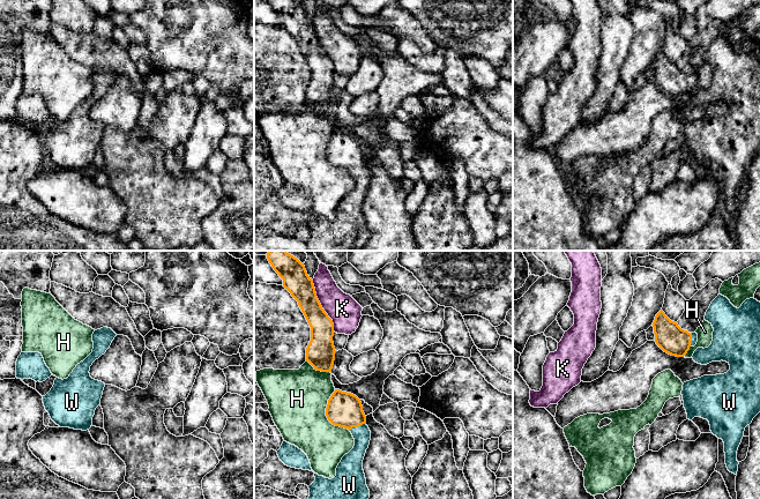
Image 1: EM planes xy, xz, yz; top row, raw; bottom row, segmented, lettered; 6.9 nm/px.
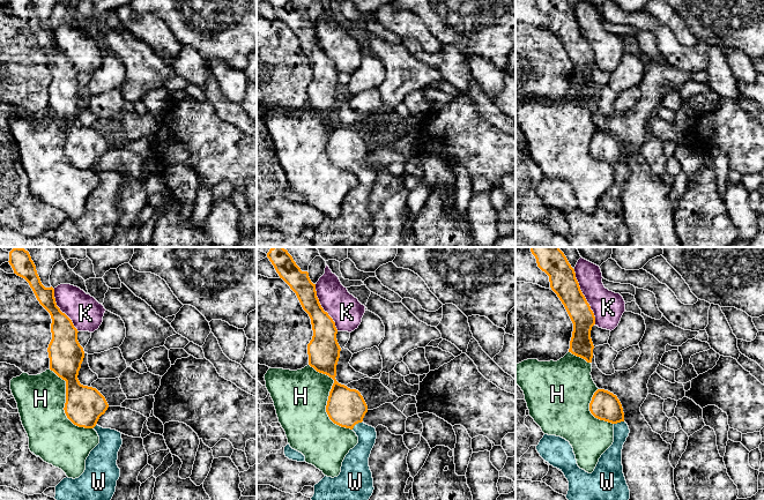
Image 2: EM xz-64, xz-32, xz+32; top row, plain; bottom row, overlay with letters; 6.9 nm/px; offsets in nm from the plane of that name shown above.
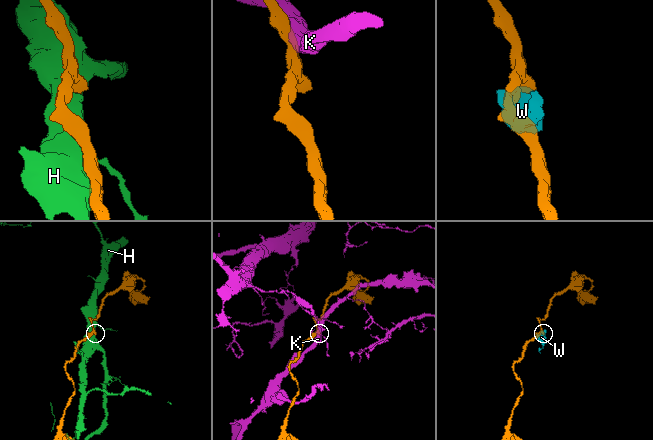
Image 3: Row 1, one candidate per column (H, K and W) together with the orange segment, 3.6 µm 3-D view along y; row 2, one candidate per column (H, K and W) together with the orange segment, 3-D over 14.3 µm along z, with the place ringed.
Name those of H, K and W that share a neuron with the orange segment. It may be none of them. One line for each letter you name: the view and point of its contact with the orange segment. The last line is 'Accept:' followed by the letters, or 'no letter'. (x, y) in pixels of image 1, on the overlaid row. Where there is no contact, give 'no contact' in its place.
W: contact xz (357, 426)
Accept: W

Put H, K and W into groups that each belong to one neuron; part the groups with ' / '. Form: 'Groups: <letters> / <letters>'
Groups: H / K / W

